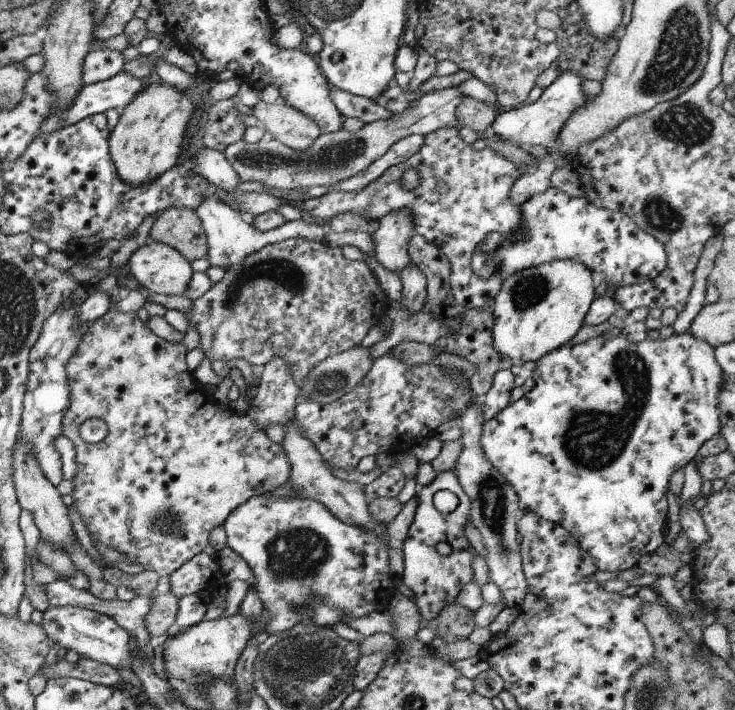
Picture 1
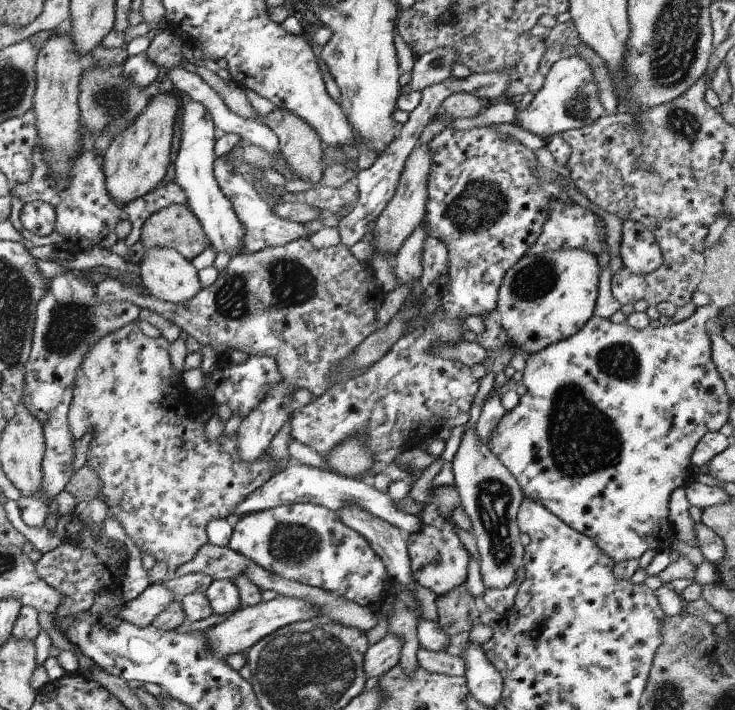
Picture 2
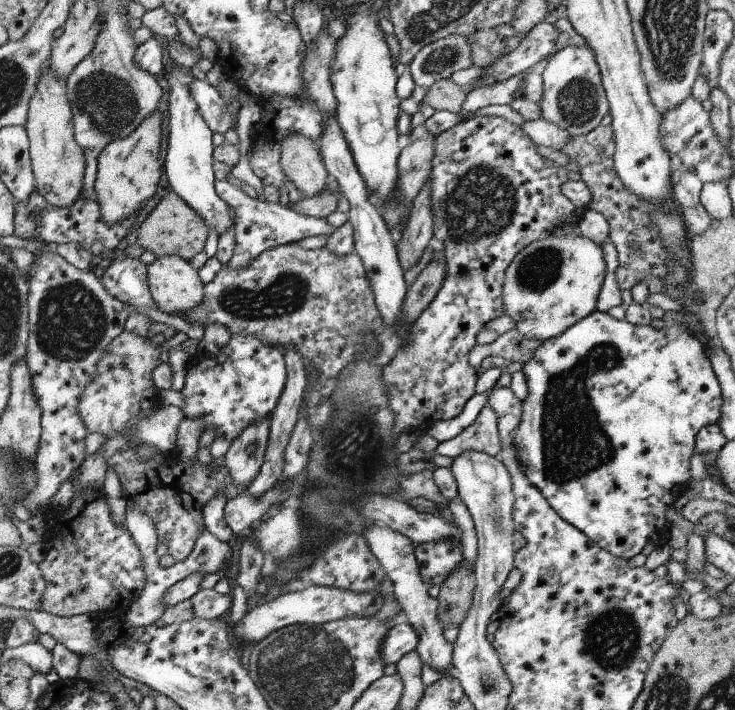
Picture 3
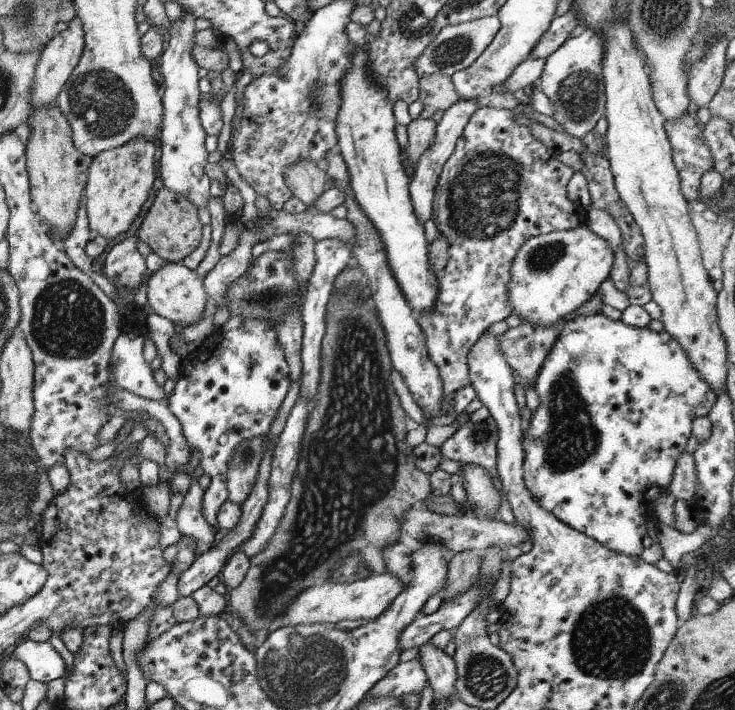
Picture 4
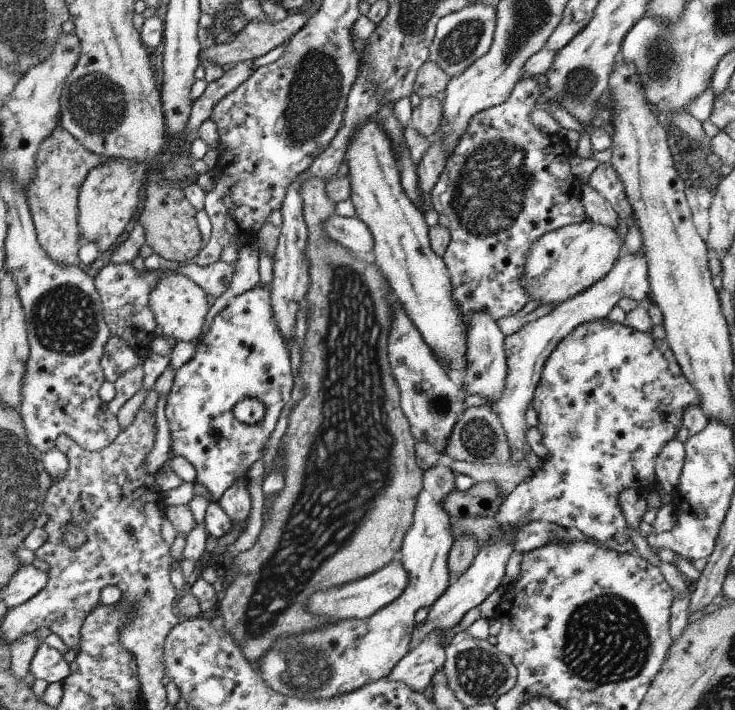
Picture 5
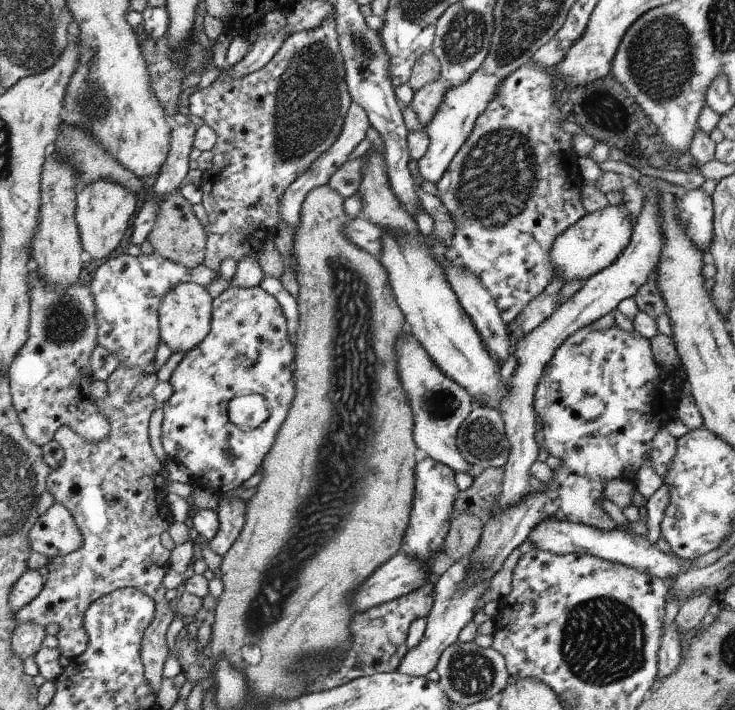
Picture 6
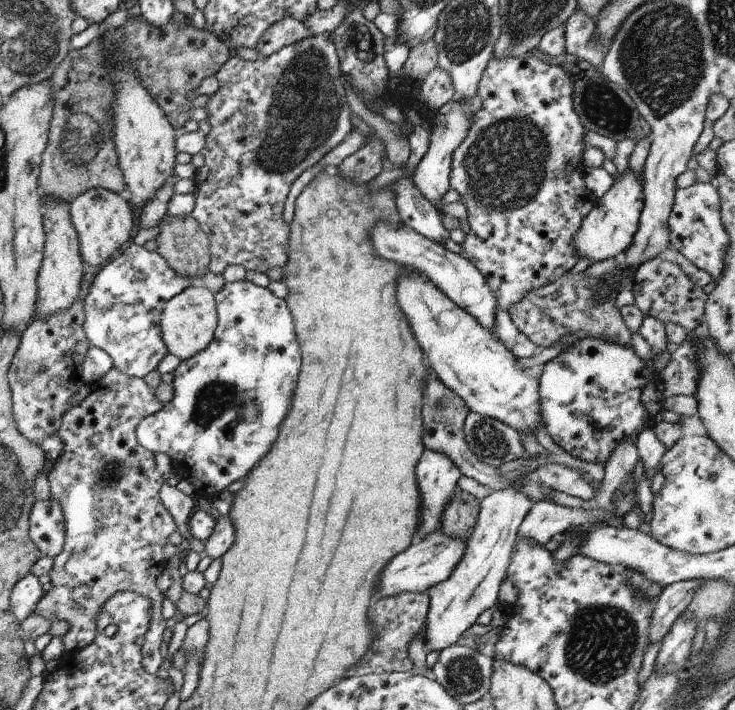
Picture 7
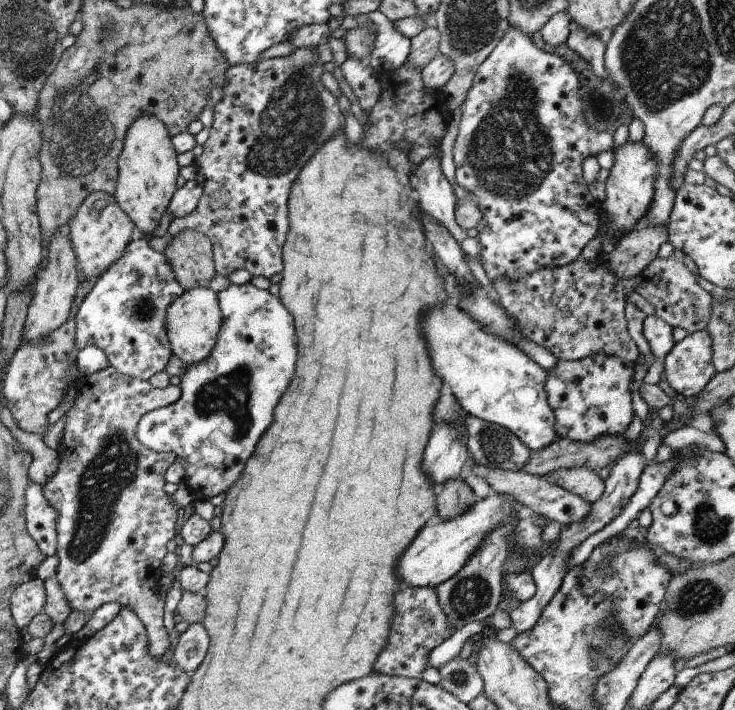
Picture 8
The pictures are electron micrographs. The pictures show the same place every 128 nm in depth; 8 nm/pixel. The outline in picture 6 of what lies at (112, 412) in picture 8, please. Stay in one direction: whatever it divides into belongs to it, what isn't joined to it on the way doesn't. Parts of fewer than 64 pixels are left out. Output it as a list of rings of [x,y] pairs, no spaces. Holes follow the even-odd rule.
[[[118,366],[106,380],[108,394],[97,401],[98,412],[104,414],[110,422],[110,434],[104,438],[104,442],[86,442],[85,436],[75,433],[69,426],[61,426],[54,435],[60,448],[64,450],[64,460],[60,466],[51,469],[47,476],[47,490],[53,496],[53,500],[65,506],[76,520],[80,534],[84,538],[84,544],[80,550],[75,550],[66,556],[54,556],[48,558],[48,580],[44,583],[40,594],[36,596],[25,608],[14,614],[18,623],[37,623],[40,626],[58,624],[60,630],[57,634],[59,651],[68,659],[78,657],[86,650],[88,635],[84,628],[84,616],[88,607],[101,596],[110,594],[118,589],[126,587],[137,588],[147,594],[154,601],[155,614],[148,628],[144,630],[142,642],[140,642],[140,658],[144,667],[144,678],[156,694],[162,684],[162,668],[168,658],[168,646],[166,632],[174,613],[170,610],[170,602],[165,598],[166,587],[163,584],[164,576],[169,569],[171,551],[161,542],[161,536],[168,531],[172,523],[172,514],[169,511],[168,502],[164,497],[162,484],[164,478],[160,475],[163,465],[154,454],[148,437],[148,422],[156,408],[153,395],[132,400],[134,388],[143,375],[140,367],[124,368]]]

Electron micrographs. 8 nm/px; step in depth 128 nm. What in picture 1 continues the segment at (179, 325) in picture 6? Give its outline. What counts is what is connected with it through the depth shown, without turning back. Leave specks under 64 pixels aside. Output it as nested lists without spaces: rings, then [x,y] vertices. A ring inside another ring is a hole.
[[[148,238],[142,246],[135,247],[128,259],[127,270],[141,287],[152,293],[182,296],[190,284],[190,278],[195,273],[190,264],[191,262],[188,262],[188,259],[172,246],[164,244],[164,242],[154,242]]]

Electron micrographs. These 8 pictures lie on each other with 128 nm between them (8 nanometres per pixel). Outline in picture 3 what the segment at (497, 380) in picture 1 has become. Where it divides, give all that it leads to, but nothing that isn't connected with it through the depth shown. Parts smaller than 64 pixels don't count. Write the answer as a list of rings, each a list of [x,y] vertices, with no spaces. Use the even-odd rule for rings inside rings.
[[[486,405],[468,428],[456,438],[439,443],[435,452],[454,459],[468,450],[478,450],[494,457],[500,455],[502,438],[498,432],[498,414],[494,408]]]

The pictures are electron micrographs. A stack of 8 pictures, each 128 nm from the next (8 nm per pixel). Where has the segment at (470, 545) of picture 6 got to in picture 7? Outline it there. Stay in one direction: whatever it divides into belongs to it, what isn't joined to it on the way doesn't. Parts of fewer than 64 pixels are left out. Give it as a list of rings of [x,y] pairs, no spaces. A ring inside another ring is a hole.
[[[457,489],[441,515],[441,532],[468,540],[479,516],[480,502]]]

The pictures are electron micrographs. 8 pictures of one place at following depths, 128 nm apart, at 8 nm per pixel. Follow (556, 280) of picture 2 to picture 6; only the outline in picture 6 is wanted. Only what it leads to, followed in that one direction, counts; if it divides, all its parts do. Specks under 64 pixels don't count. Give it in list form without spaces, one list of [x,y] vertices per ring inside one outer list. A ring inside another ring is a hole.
[[[624,204],[611,206],[594,213],[586,214],[579,222],[570,226],[559,238],[556,238],[549,257],[555,267],[555,276],[565,279],[588,280],[594,274],[611,266],[631,242],[634,224],[630,212]]]

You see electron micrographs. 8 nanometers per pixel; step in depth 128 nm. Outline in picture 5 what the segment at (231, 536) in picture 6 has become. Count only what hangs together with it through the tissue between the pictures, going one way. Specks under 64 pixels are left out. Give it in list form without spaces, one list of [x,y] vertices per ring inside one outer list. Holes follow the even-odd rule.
[[[241,477],[224,492],[217,502],[220,508],[232,518],[232,528],[238,528],[236,524],[246,524],[252,502],[247,488],[247,478]]]

